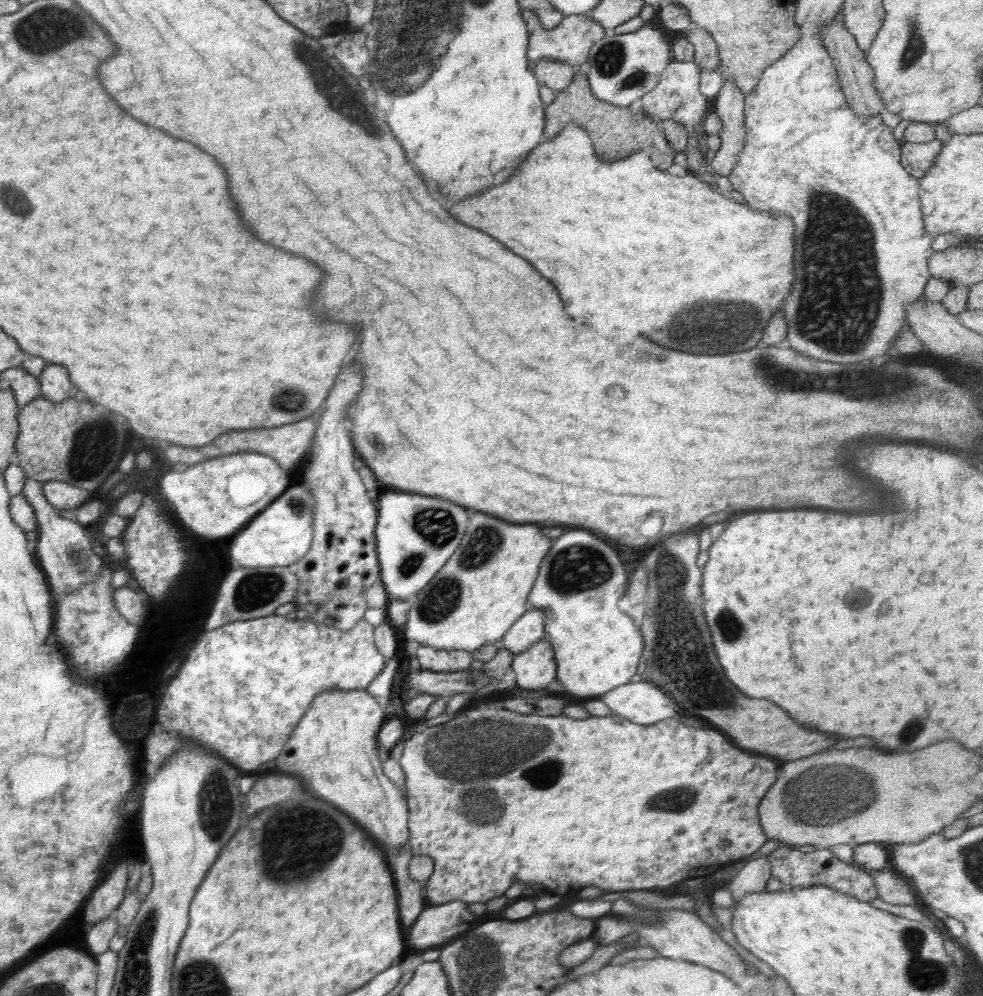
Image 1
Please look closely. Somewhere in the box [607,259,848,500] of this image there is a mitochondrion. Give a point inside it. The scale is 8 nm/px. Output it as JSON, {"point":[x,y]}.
{"point":[737,321]}

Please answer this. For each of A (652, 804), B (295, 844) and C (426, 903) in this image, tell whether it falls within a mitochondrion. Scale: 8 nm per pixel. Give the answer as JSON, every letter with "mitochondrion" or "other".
{"A":"mitochondrion","B":"mitochondrion","C":"other"}

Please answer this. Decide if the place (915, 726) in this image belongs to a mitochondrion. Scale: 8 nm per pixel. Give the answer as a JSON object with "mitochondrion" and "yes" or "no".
{"mitochondrion":"yes"}

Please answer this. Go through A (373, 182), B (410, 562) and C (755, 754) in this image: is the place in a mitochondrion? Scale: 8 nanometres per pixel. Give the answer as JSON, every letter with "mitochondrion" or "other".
{"A":"other","B":"mitochondrion","C":"other"}

